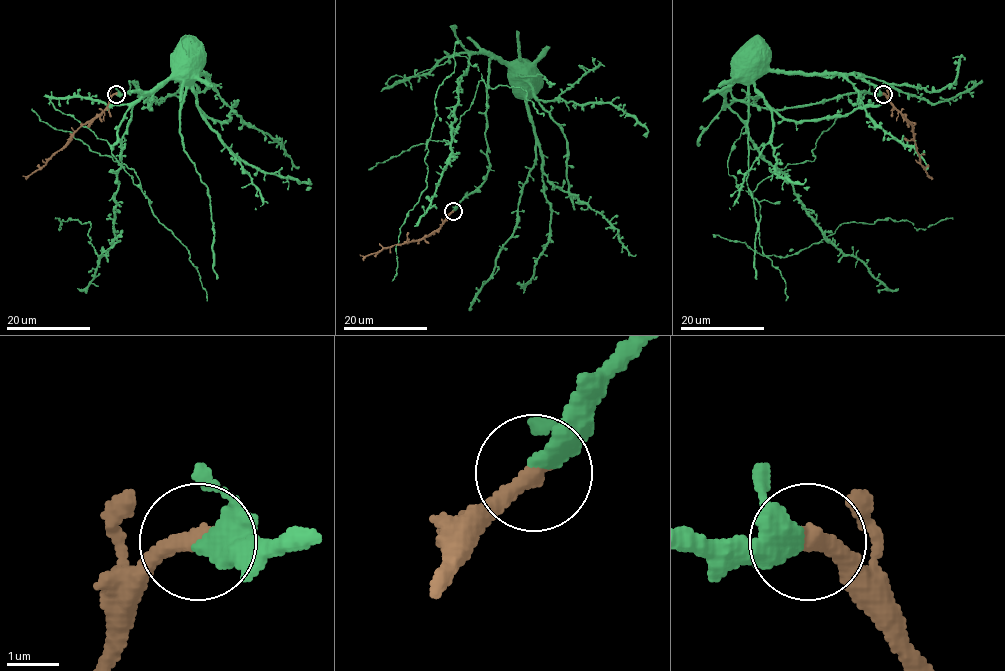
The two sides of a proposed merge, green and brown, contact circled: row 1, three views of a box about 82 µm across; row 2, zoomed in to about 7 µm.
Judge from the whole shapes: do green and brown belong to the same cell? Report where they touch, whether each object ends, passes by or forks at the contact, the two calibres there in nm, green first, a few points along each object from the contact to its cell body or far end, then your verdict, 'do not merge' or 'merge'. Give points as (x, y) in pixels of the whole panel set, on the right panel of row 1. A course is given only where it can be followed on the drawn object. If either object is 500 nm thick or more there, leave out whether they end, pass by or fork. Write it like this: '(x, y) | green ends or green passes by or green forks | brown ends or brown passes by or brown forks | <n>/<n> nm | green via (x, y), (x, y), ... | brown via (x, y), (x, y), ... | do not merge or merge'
(883, 94) | green ends | brown ends | 480/360 nm | green via (882, 93), (856, 92), (810, 104), (765, 109), (738, 101), (731, 92), (731, 86), (748, 67), (750, 59) | brown via (883, 93), (909, 121), (916, 150), (926, 175) | merge

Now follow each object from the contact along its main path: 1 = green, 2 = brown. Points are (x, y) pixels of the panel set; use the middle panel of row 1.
1: (453, 210), (481, 184), (489, 169), (486, 93), (492, 59), (498, 59), (513, 73), (522, 73), (524, 78)
2: (453, 211), (425, 237), (359, 254)

